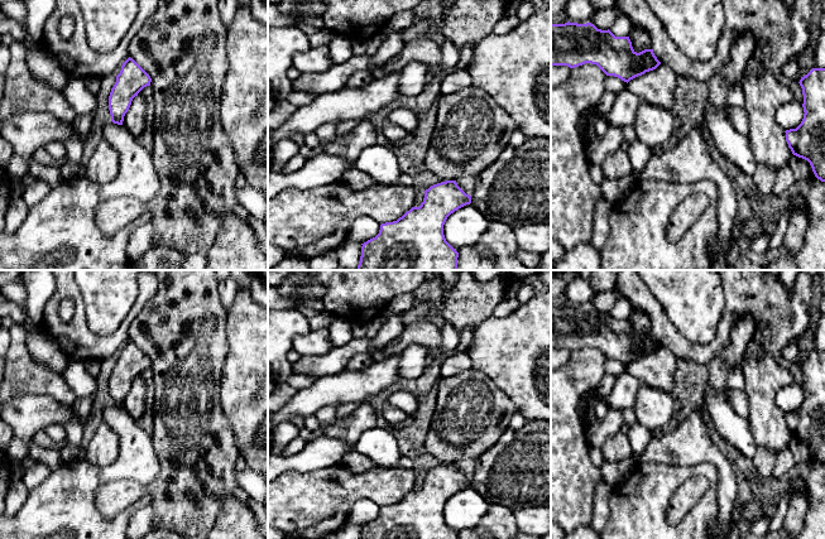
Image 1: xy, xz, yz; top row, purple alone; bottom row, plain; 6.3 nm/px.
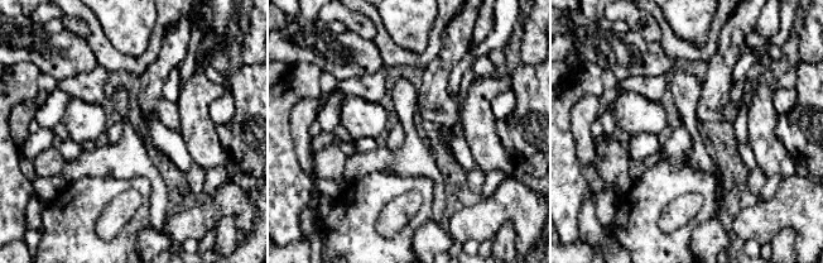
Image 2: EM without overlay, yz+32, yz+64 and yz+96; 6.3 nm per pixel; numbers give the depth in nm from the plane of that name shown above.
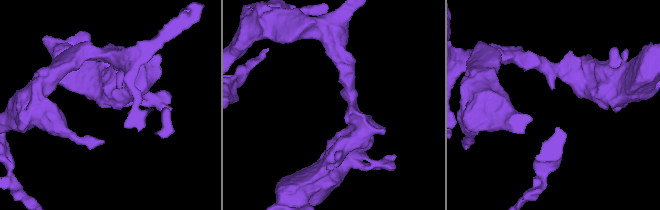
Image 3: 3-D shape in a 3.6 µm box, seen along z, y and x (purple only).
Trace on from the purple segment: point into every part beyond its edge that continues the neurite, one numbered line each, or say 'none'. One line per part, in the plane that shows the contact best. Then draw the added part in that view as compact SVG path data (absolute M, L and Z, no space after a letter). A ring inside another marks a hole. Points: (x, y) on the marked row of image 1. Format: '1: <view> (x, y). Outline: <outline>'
none

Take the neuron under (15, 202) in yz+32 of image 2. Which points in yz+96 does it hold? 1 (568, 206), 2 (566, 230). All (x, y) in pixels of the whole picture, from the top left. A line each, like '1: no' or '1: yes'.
1: yes
2: yes

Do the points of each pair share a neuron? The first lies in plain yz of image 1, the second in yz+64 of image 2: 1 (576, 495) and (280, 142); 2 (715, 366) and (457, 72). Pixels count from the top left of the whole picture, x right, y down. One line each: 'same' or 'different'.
1: same
2: different

